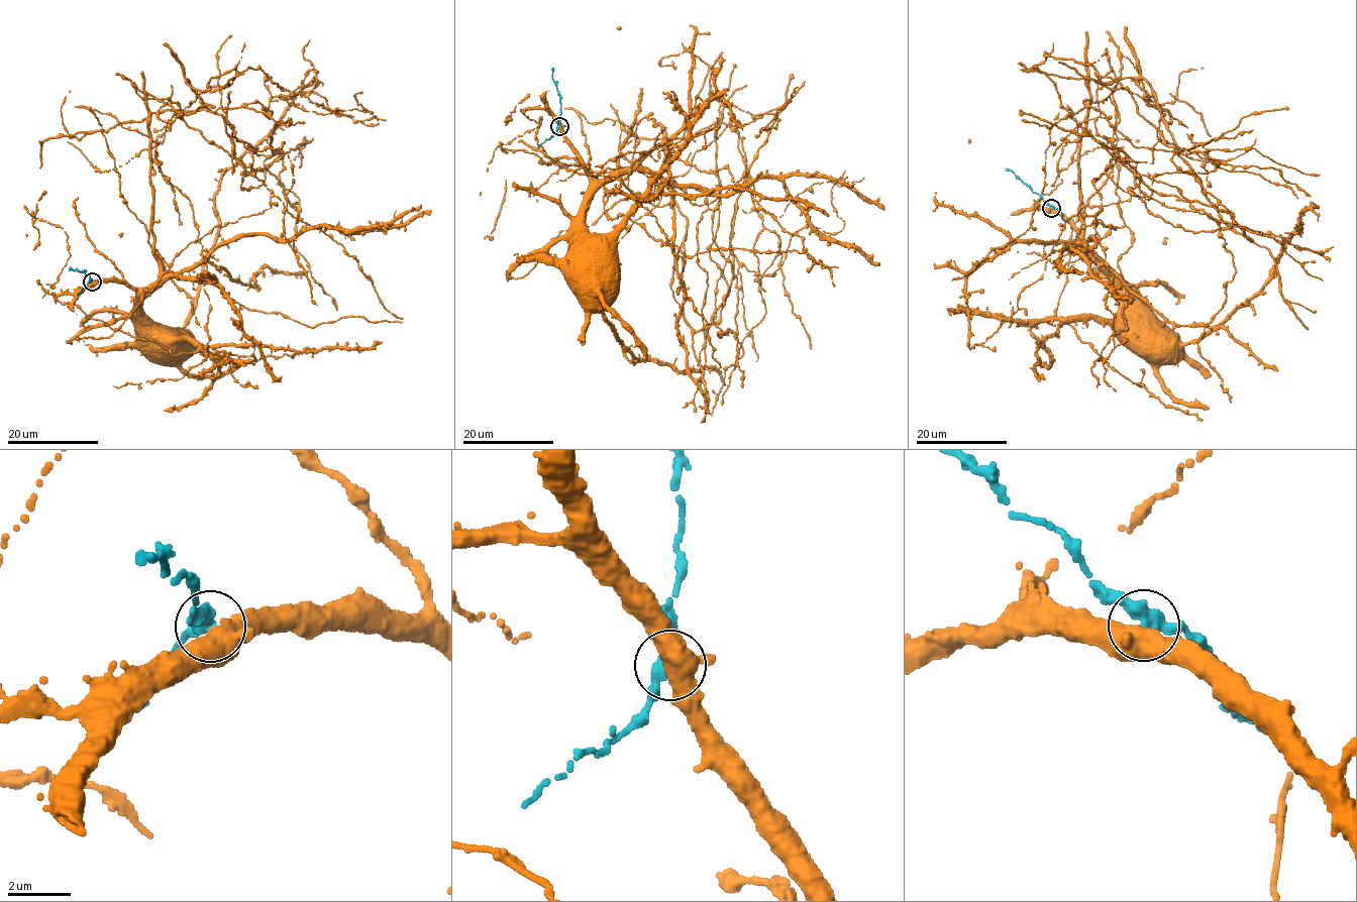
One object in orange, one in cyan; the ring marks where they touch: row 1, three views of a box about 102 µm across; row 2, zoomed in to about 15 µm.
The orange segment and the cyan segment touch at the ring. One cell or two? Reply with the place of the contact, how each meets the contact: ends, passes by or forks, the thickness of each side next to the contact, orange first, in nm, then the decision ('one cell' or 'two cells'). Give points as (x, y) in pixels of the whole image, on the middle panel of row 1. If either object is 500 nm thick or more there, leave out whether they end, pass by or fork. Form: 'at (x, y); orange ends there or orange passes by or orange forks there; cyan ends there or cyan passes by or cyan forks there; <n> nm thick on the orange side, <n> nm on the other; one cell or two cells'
at (559, 126); orange forks there; cyan passes by; 360 nm thick on the orange side, 400 nm on the other; one cell

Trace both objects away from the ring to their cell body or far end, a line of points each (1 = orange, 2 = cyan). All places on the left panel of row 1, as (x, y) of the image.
1: (91, 282), (120, 282), (135, 292), (144, 344), (147, 345), (150, 338)
2: (91, 282), (89, 274), (69, 267)

